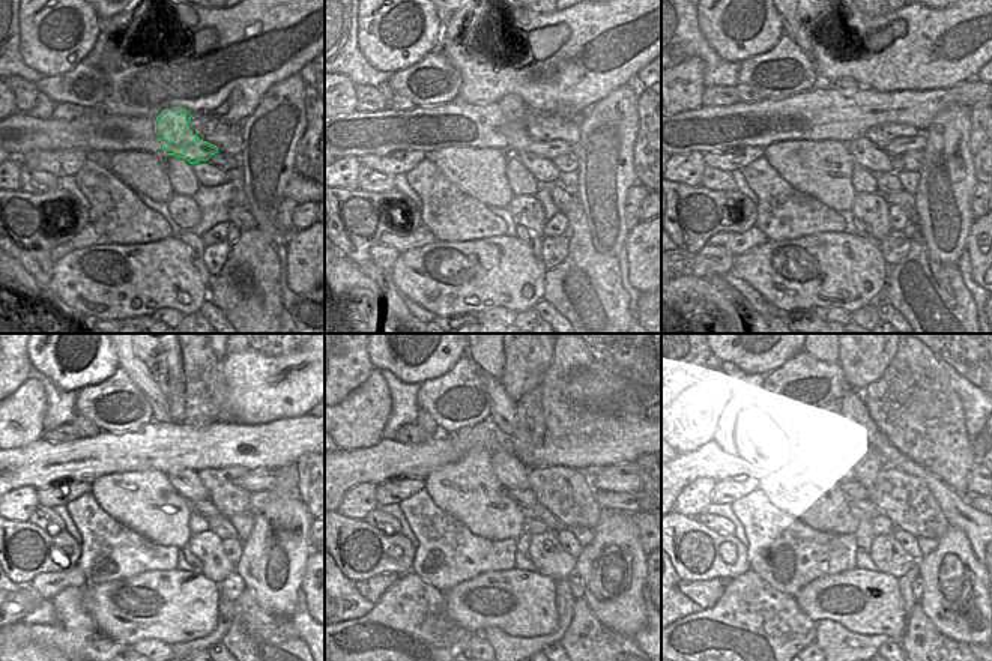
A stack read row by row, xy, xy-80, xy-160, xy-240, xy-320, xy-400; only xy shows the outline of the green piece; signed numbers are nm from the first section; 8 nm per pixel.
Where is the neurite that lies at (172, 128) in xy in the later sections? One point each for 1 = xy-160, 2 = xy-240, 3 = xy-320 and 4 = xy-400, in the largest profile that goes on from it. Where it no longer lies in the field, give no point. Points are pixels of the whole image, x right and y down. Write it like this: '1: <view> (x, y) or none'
1: xy-160 (902, 144)
2: xy-240 (254, 481)
3: xy-320 (525, 364)
4: xy-400 (861, 364)

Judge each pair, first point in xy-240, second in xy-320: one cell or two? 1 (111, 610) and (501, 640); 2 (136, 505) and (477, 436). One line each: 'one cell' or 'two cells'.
1: two cells
2: one cell

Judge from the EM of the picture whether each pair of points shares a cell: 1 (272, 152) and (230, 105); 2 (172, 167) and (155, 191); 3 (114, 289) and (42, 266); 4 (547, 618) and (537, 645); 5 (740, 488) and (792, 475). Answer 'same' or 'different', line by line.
1: different
2: different
3: different
4: different
5: different

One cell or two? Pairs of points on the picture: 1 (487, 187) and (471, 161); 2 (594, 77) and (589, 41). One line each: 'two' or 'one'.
1: one
2: one

